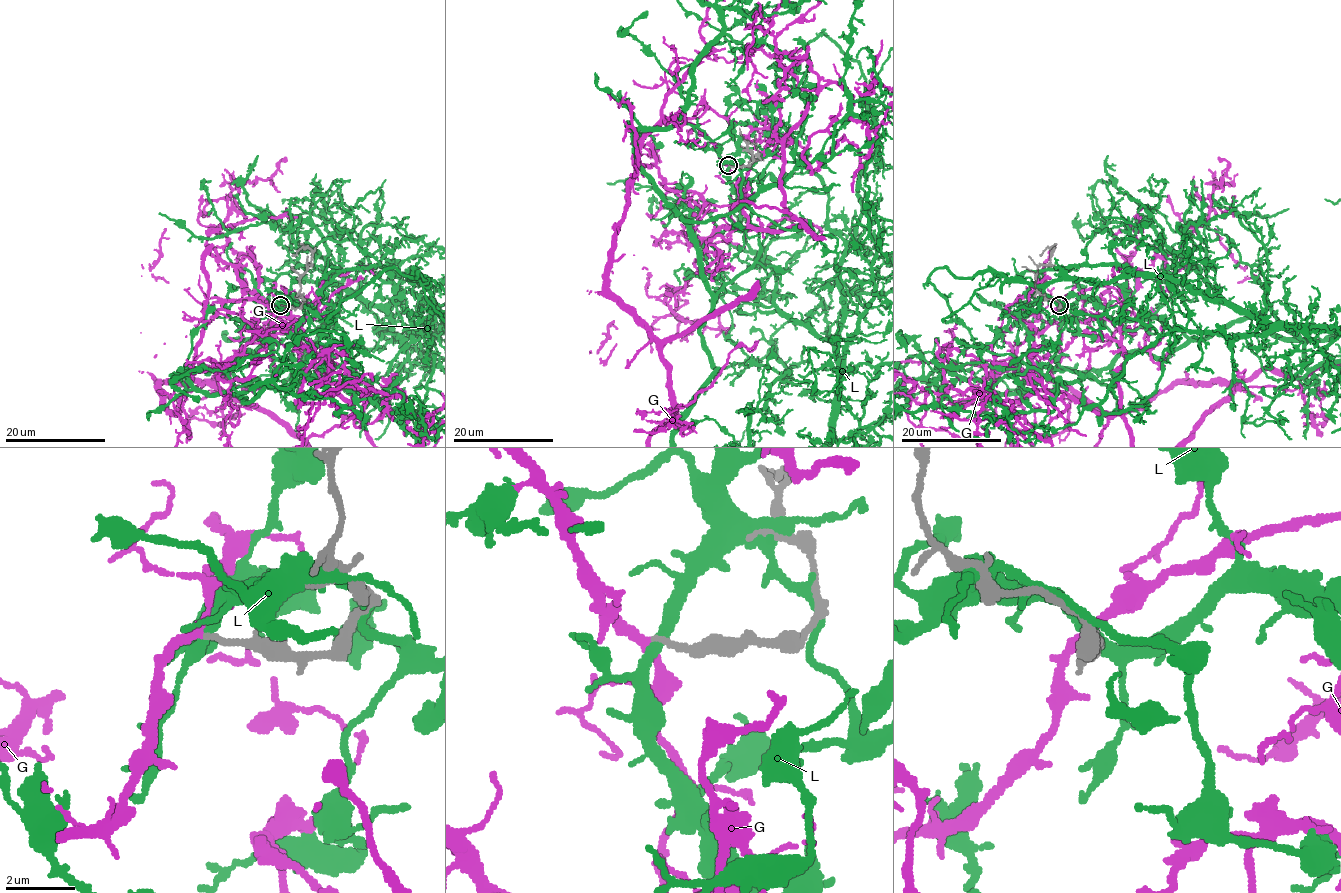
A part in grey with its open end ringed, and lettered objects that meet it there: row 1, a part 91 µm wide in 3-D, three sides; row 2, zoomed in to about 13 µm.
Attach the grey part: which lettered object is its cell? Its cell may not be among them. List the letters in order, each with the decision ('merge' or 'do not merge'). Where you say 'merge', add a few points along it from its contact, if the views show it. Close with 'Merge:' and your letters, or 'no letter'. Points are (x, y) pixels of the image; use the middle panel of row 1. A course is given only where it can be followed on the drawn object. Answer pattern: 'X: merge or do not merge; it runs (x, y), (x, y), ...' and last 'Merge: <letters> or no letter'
G: merge
L: do not merge
Merge: G

